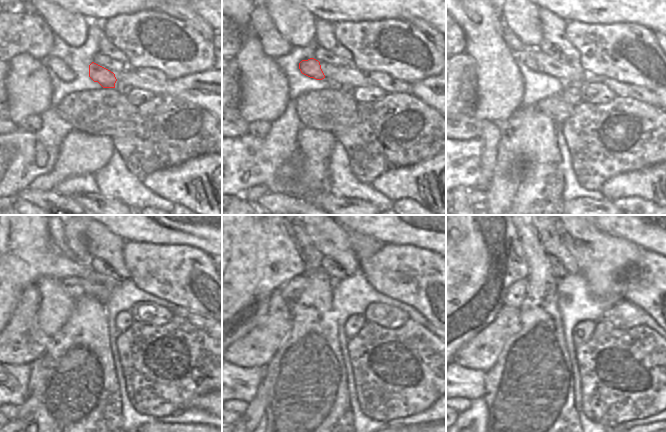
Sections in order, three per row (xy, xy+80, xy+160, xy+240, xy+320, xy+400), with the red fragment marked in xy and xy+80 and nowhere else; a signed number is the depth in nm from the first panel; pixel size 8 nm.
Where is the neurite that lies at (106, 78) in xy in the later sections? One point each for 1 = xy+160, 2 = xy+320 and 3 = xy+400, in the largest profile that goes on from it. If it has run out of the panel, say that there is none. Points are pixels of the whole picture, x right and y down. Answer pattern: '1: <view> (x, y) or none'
1: xy+160 (530, 63)
2: xy+320 (291, 290)
3: xy+400 (515, 295)

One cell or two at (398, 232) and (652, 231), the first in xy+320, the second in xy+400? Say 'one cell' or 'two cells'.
one cell

